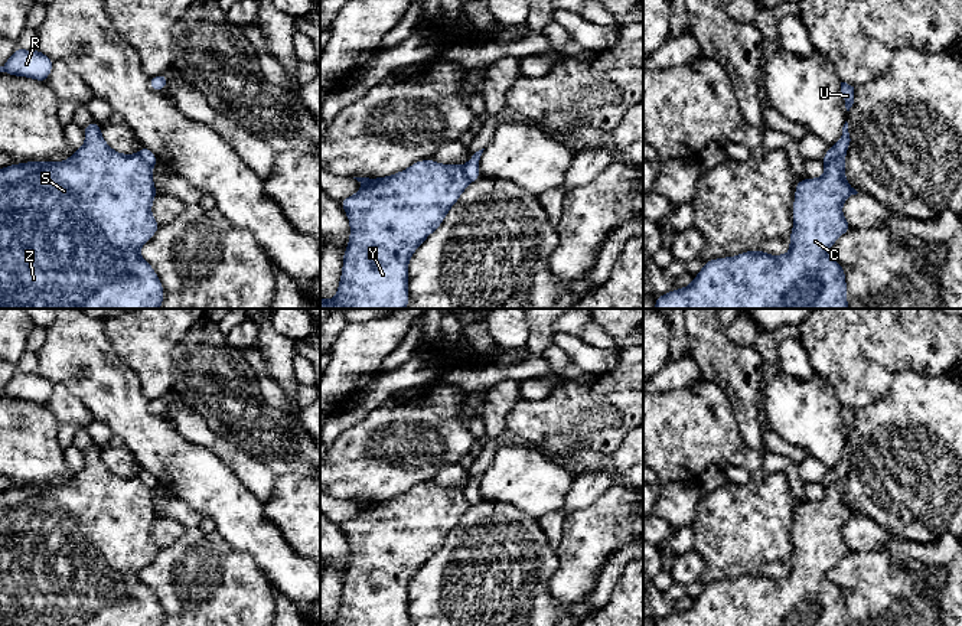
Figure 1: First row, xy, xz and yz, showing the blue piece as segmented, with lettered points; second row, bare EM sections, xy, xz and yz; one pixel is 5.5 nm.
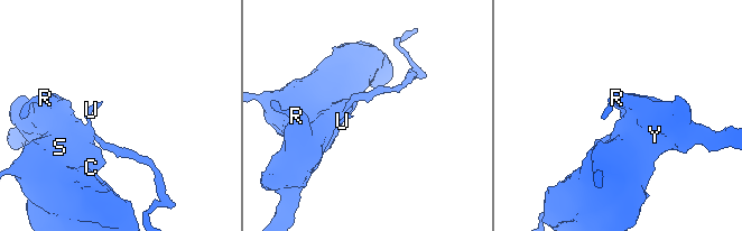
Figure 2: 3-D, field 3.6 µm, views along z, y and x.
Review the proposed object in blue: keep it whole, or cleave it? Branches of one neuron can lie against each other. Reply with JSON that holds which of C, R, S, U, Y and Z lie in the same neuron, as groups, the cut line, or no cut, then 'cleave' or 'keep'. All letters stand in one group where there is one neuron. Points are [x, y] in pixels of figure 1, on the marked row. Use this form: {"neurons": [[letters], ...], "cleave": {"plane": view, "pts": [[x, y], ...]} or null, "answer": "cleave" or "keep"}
{"neurons": [["C", "R", "S", "Y", "Z"], ["U"]], "cleave": {"plane": "yz", "pts": [[845, 152], [825, 163]]}, "answer": "cleave"}

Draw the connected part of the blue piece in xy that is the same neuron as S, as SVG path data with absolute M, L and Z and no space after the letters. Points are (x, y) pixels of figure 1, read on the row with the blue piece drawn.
M97 121L84 127L85 144L63 162L26 162L0 169L0 309L159 309L164 299L163 286L154 268L141 258L144 245L160 228L151 215L153 199L159 195L153 183L153 167L140 154L112 150Z

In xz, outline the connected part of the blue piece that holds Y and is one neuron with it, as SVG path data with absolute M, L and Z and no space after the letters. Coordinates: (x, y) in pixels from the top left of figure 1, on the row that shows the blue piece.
M431 159L391 176L353 179L362 183L362 189L339 200L350 225L340 283L333 300L320 299L320 309L405 309L412 254L443 224L470 182L463 166Z

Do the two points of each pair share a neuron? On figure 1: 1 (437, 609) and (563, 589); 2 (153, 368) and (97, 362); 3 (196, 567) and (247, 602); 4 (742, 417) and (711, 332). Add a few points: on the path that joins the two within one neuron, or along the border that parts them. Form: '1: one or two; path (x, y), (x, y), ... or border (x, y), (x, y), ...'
1: two; border (555, 557), (548, 590), (561, 602), (581, 602)
2: two; border (108, 339), (113, 349), (137, 375), (146, 395)
3: one; path (209, 580), (234, 602)
4: one; path (742, 395), (742, 378), (717, 354)

